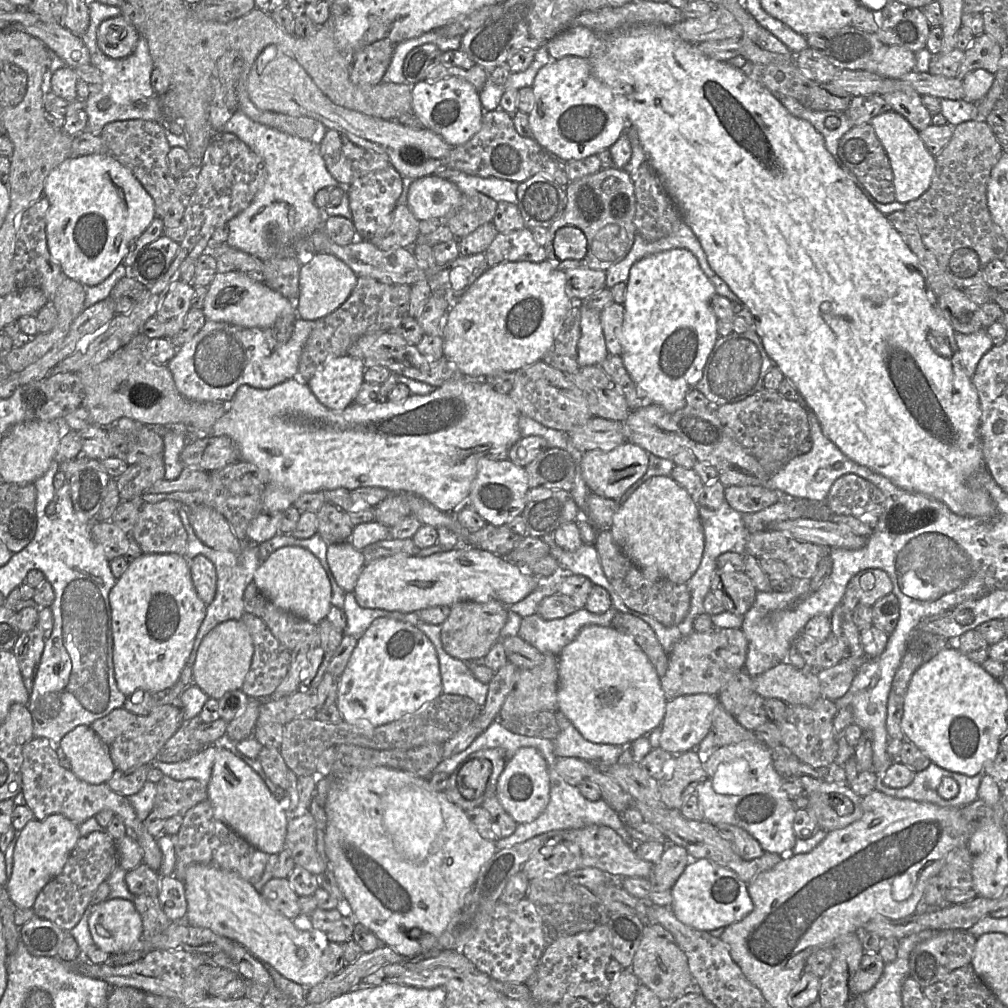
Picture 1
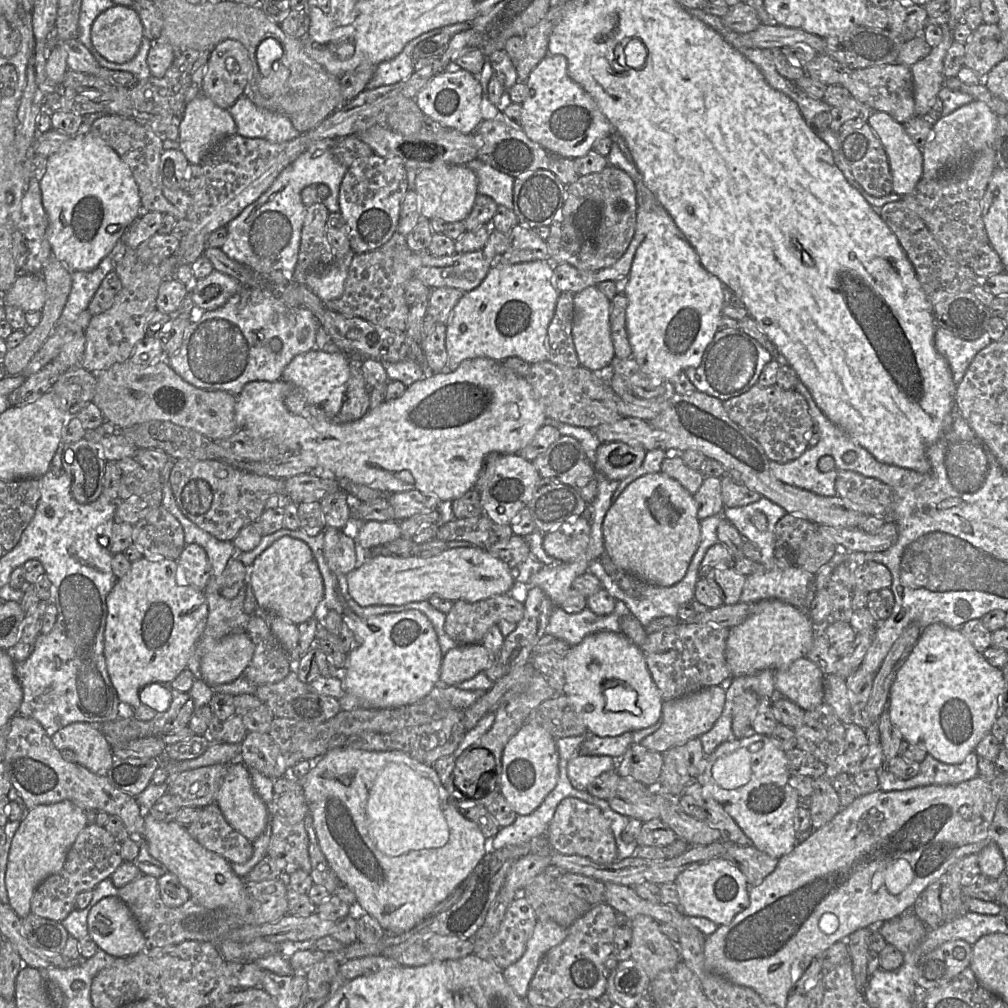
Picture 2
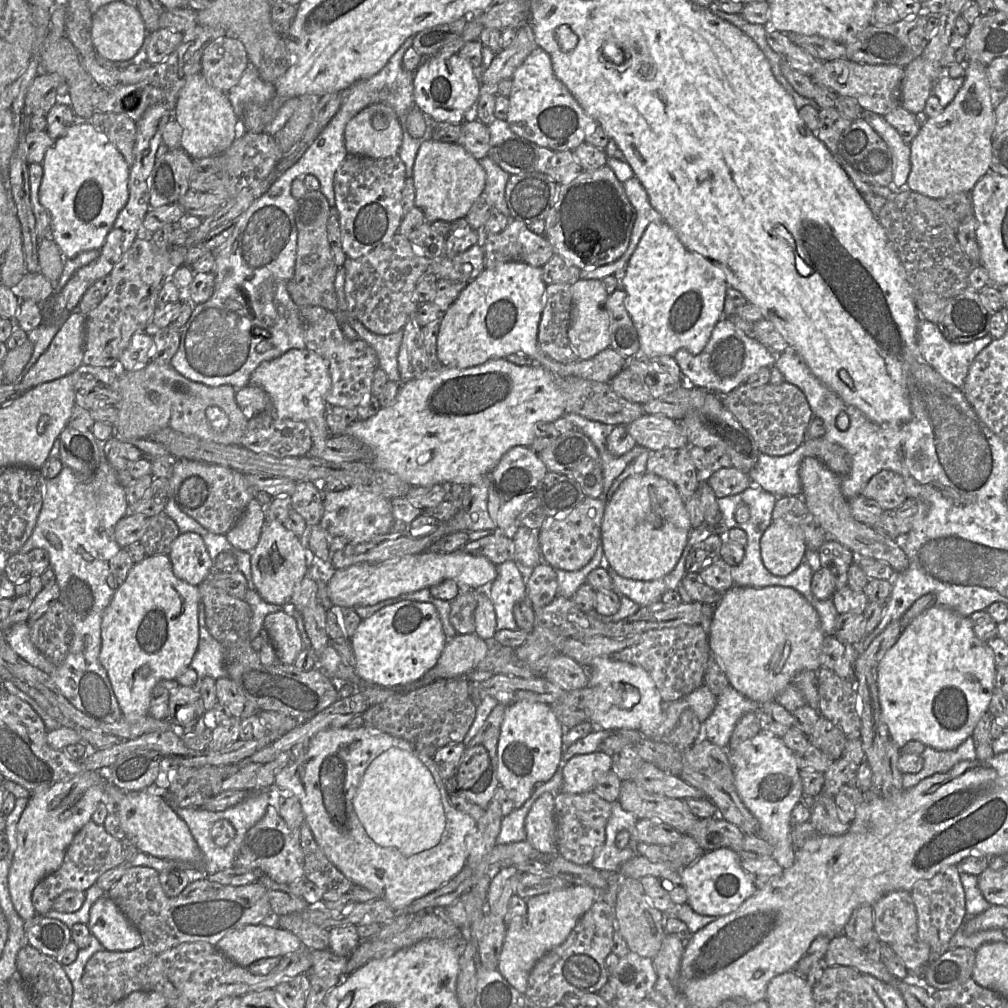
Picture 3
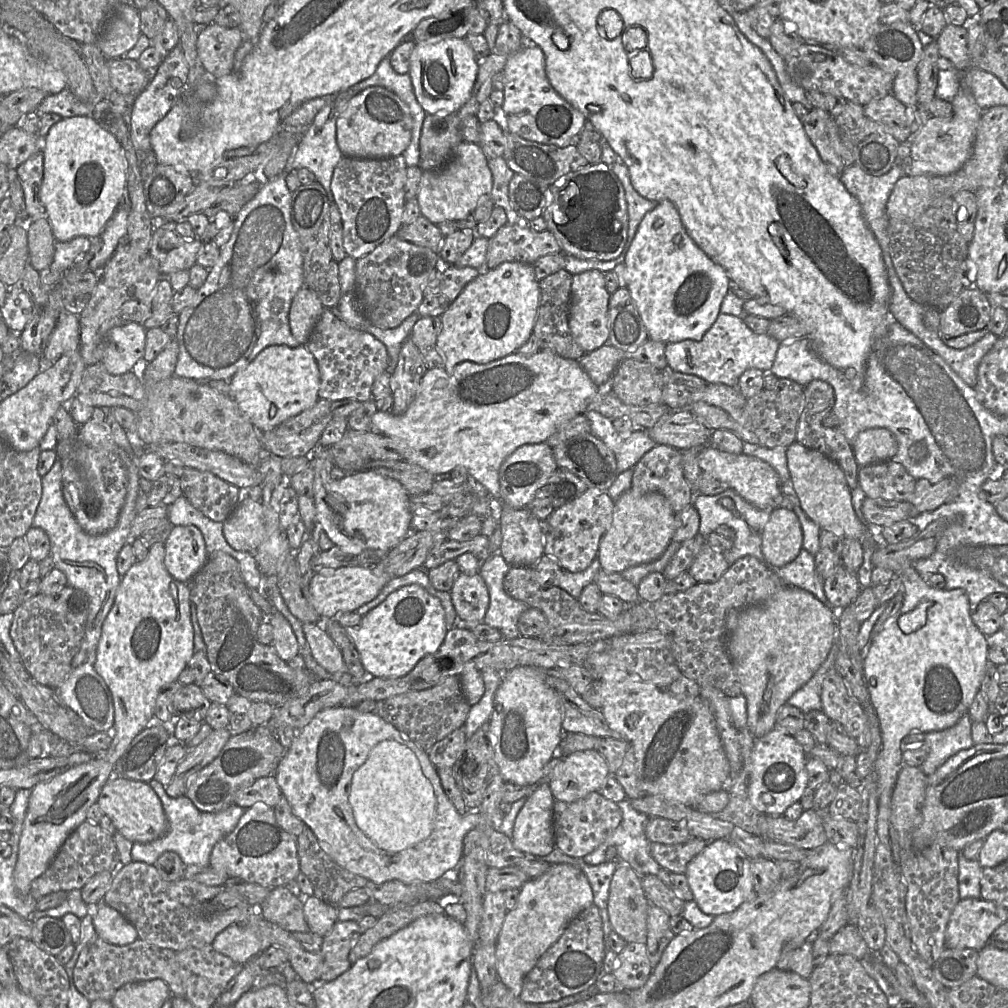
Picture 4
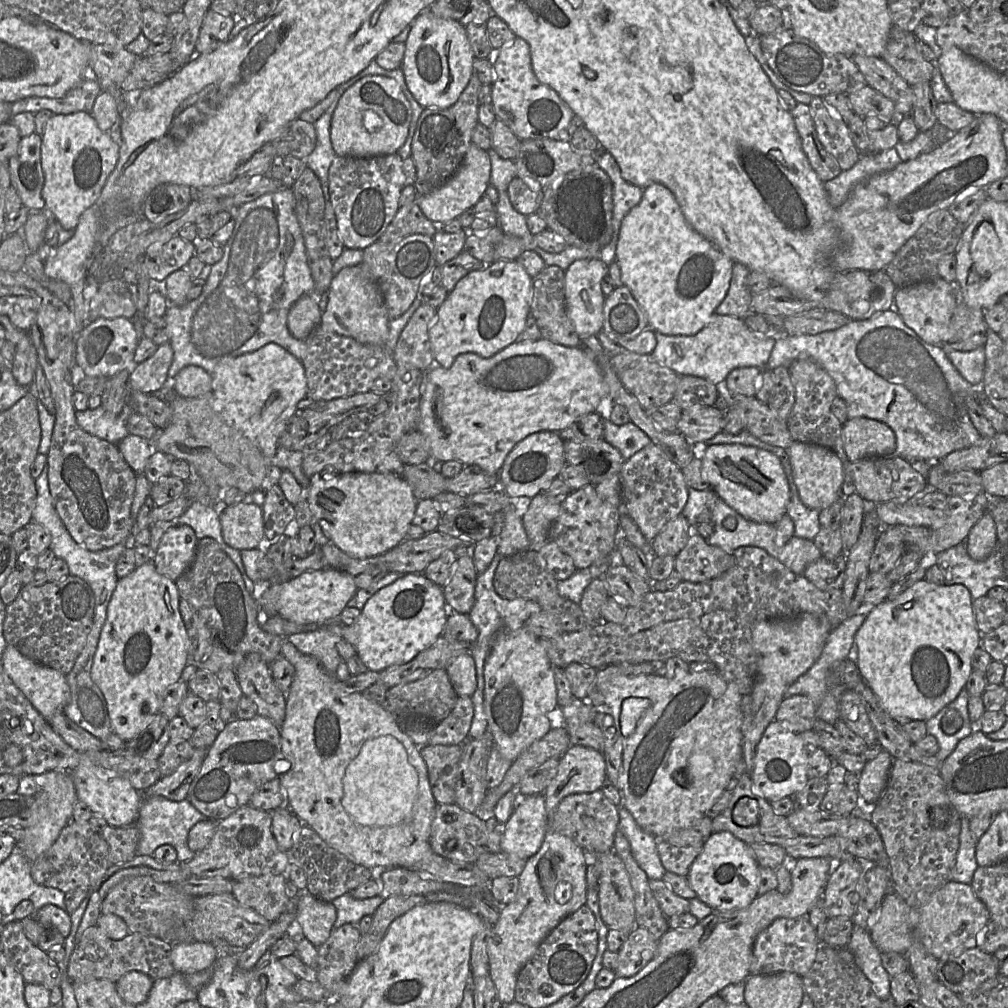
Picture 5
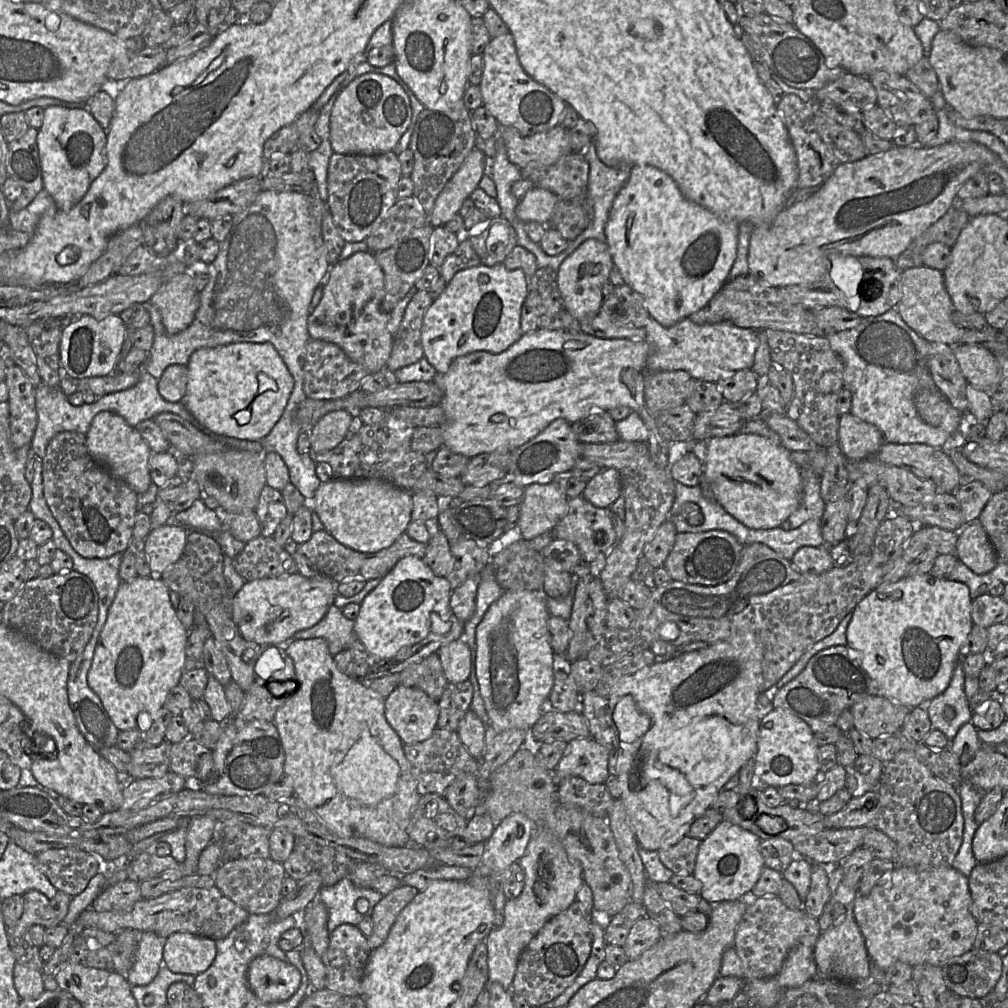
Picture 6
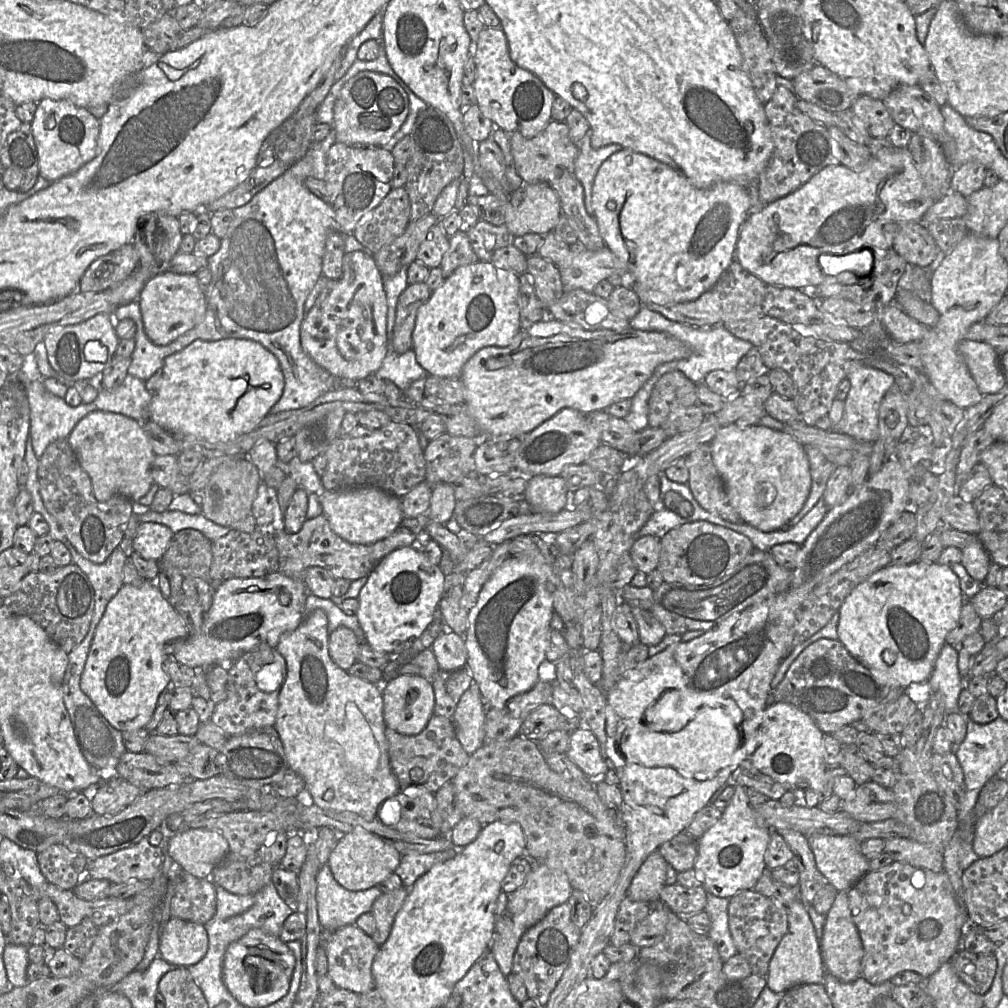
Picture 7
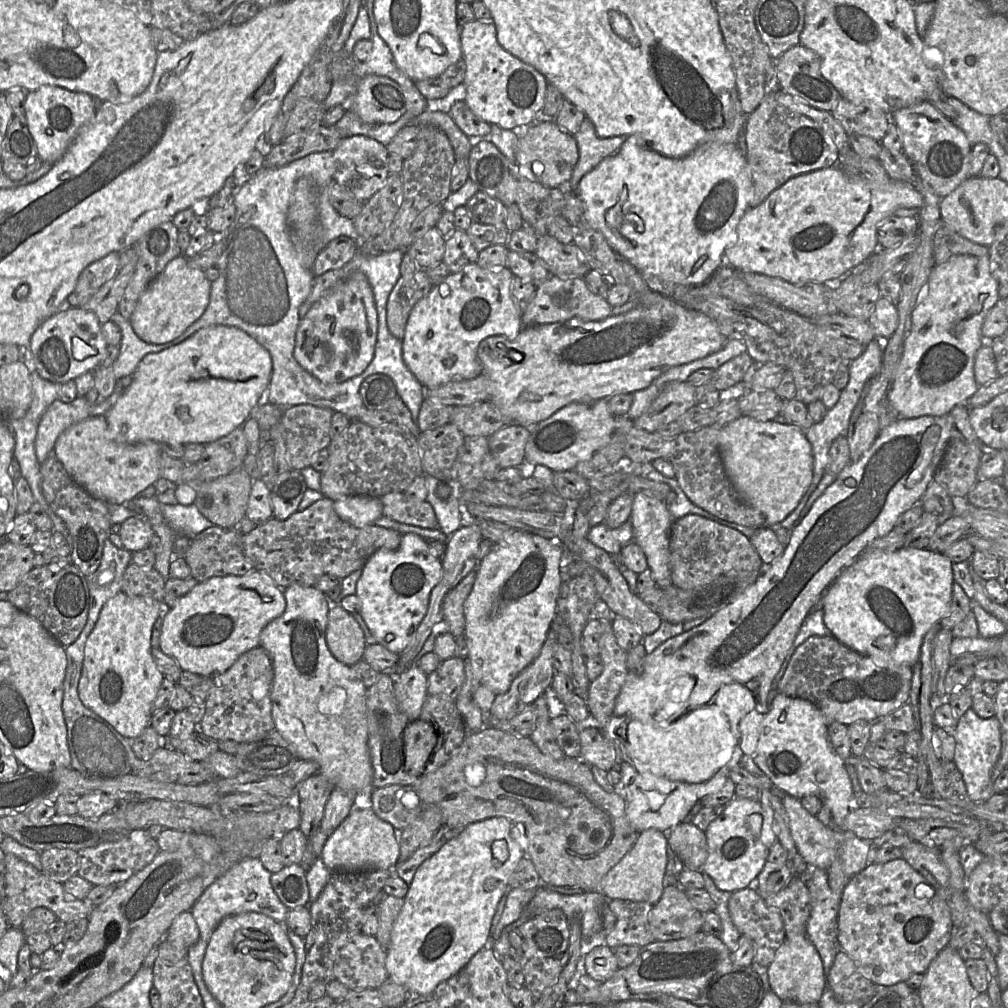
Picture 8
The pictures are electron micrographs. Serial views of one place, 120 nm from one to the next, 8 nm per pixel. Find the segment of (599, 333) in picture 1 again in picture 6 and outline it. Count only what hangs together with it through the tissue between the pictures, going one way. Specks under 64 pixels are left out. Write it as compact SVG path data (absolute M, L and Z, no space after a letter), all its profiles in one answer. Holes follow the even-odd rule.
M589 238L567 256L557 272L557 285L565 309L578 321L595 317L603 304L602 287L609 279L614 263L605 241Z

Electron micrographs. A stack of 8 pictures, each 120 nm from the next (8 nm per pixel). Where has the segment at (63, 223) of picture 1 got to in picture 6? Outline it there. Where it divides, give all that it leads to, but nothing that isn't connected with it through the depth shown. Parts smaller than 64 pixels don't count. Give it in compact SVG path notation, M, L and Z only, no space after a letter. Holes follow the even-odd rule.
M48 106L44 108L43 123L38 129L43 189L52 197L56 207L69 211L87 193L91 183L107 164L106 131L92 114L83 108Z

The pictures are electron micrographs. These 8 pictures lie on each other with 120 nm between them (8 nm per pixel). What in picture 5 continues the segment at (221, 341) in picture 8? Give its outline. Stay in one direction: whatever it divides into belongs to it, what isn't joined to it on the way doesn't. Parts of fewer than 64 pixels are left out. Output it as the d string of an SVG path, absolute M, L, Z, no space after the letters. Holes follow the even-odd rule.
M276 343L231 358L211 374L214 409L242 432L263 454L270 466L287 421L297 404L307 397L307 378L302 362Z

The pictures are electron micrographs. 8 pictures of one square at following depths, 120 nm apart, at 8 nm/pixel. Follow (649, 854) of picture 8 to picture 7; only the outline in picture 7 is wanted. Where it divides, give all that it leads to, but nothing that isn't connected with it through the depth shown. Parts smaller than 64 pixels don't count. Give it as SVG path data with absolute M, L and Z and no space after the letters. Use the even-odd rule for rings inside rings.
M659 850L651 853L633 878L627 896L648 904L660 900L661 891L667 885L667 866L668 862Z

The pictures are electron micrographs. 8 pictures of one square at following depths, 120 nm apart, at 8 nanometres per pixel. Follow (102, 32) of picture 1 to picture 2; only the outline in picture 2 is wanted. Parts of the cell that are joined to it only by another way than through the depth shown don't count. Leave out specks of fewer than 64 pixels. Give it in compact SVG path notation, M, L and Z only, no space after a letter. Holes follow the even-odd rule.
M114 5L102 12L91 28L94 48L107 61L117 64L132 60L143 38L143 25L133 7Z

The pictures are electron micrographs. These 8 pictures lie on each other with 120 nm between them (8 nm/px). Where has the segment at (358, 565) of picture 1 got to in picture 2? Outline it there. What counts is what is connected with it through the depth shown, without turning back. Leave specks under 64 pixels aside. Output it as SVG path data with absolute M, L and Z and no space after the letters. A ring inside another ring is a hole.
M324 529L324 553L334 575L347 575L357 568L357 542L342 530Z

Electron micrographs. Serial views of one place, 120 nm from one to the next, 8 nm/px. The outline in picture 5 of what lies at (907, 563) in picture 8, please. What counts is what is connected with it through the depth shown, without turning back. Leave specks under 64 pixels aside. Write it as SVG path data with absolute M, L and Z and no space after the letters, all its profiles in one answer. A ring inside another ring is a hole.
M922 579L915 582L895 599L886 599L867 610L868 614L866 619L857 631L854 639L855 662L863 680L876 695L881 706L901 724L909 720L927 721L955 700L960 691L965 688L968 677L973 671L971 664L972 656L975 650L982 644L982 634L976 625L972 603L973 600L969 590L961 584L936 585L928 582L926 579Z

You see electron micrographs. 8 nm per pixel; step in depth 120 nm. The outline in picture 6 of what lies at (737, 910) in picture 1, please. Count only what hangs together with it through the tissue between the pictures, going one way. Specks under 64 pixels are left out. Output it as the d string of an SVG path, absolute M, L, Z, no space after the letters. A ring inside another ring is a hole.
M722 820L701 840L693 875L701 884L700 895L710 904L733 901L752 892L765 867L760 852L761 839L754 833Z

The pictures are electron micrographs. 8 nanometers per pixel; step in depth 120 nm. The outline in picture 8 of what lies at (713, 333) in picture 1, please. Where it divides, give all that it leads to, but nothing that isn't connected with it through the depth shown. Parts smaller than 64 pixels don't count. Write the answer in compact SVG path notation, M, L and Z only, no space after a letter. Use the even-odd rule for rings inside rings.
M628 136L615 153L603 159L594 169L583 176L574 194L581 200L590 224L604 235L616 253L628 260L640 273L648 272L664 281L676 284L698 286L708 281L725 263L725 250L736 241L738 223L751 204L752 178L740 144L706 144L684 158L670 158L646 147L638 137Z

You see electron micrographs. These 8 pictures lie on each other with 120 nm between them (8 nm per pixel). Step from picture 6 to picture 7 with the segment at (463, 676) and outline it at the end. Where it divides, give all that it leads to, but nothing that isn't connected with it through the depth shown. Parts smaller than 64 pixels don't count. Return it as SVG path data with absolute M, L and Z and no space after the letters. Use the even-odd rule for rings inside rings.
M443 632L431 646L438 665L443 671L455 671L467 665L468 652L462 636Z

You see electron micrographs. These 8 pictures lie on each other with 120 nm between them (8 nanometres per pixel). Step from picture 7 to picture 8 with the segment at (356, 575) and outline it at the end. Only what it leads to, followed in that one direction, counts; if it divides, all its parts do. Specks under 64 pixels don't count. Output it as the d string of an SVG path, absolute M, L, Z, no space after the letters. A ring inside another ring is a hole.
M324 497L286 520L272 517L242 535L242 551L252 562L253 570L264 572L280 588L293 584L309 587L314 586L323 575L343 579L362 569L370 556L380 548L399 548L403 534L376 525L354 527L337 515L333 504L333 500Z

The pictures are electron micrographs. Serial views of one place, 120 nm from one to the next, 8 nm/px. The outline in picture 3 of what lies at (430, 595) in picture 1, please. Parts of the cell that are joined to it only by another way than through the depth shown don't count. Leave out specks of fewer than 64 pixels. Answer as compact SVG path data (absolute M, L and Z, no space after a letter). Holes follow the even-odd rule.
M425 551L382 563L358 563L337 569L327 583L328 596L334 606L355 608L372 606L384 600L454 580L460 591L486 589L497 577L496 565L483 556L473 556L461 551L434 553Z

